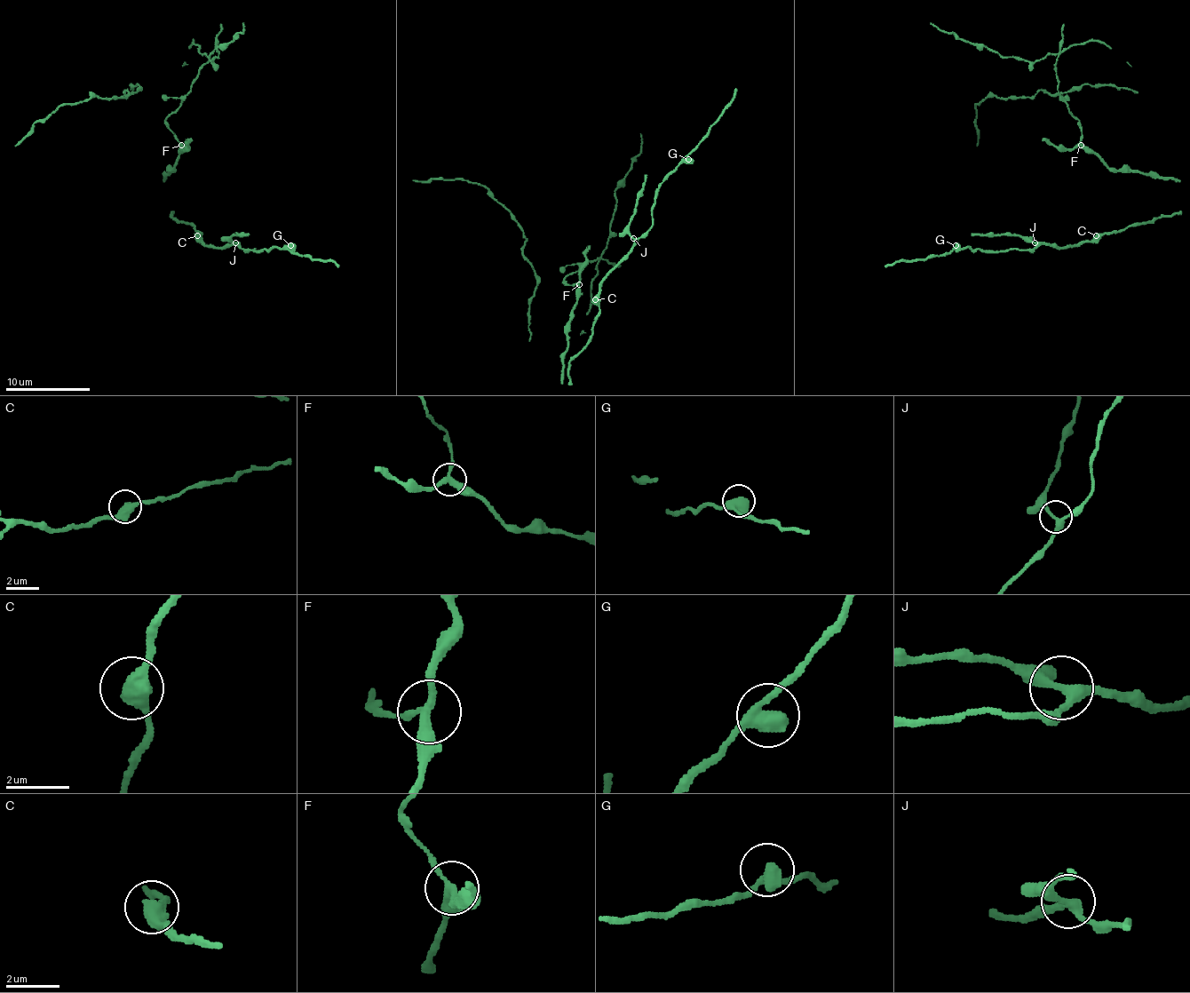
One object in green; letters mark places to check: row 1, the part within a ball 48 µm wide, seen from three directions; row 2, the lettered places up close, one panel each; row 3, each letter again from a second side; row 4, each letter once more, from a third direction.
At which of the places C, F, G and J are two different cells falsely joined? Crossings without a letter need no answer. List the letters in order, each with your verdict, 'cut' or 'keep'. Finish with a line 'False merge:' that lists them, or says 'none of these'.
C: keep
F: keep
G: keep
J: keep
False merge: none of these

